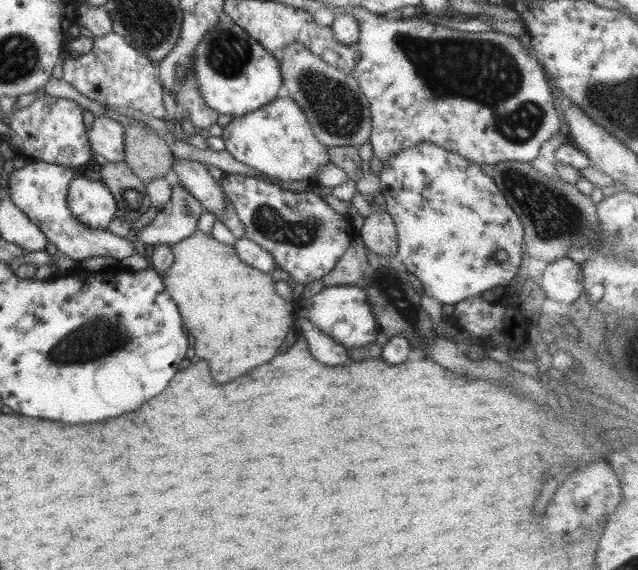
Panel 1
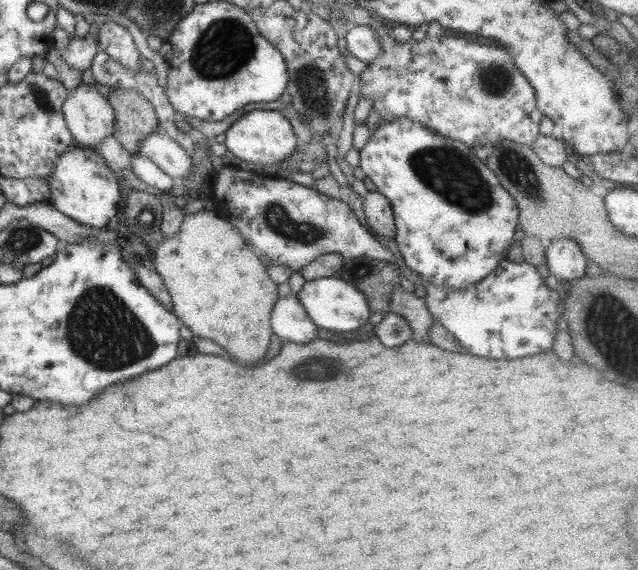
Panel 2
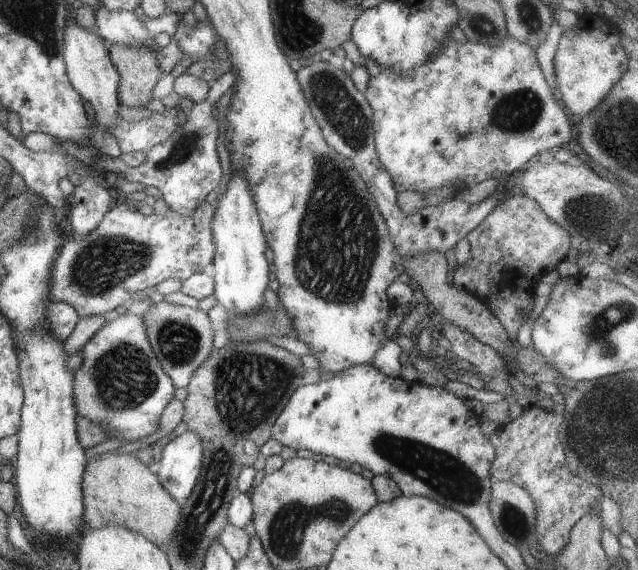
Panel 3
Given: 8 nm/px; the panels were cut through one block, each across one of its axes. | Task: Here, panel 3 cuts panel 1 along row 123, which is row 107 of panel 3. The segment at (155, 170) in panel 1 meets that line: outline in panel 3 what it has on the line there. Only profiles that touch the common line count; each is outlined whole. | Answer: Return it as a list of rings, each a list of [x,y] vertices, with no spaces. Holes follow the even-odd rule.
[[[111,44],[108,55],[119,76],[117,100],[128,108],[142,109],[161,76],[156,52],[147,46]]]

